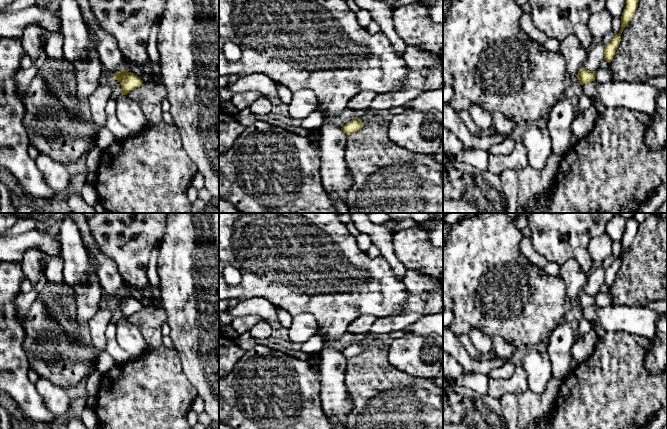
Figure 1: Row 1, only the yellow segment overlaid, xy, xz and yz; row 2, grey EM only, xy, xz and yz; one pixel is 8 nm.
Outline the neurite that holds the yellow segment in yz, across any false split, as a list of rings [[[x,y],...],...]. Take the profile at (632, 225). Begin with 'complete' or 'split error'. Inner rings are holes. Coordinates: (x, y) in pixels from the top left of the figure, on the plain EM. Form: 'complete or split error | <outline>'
complete | [[[629,218],[626,220],[626,231],[620,242],[621,253],[619,257],[616,258],[607,269],[605,269],[604,272],[604,282],[608,285],[608,287],[610,287],[613,284],[613,281],[621,265],[621,258],[623,256],[623,253],[632,244],[632,241],[634,240],[636,233],[638,231],[638,226],[639,223],[634,218]]]

